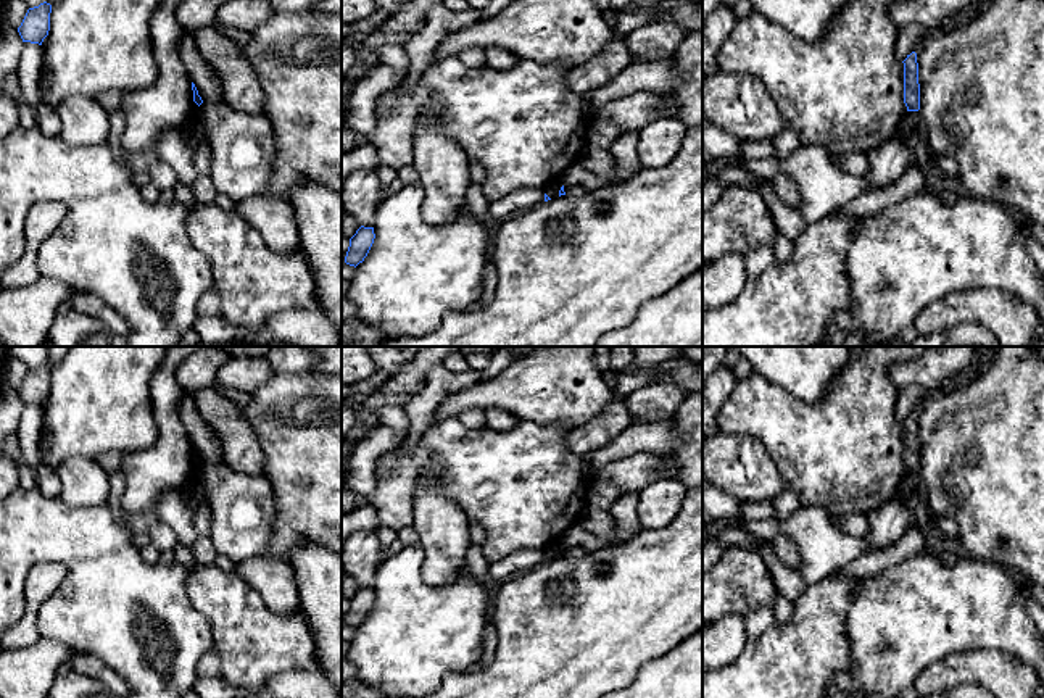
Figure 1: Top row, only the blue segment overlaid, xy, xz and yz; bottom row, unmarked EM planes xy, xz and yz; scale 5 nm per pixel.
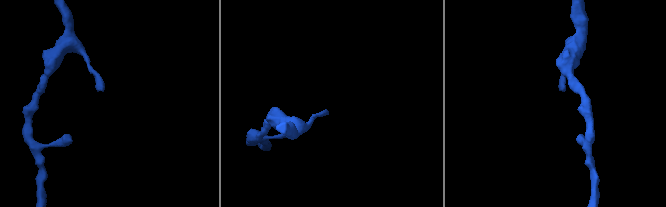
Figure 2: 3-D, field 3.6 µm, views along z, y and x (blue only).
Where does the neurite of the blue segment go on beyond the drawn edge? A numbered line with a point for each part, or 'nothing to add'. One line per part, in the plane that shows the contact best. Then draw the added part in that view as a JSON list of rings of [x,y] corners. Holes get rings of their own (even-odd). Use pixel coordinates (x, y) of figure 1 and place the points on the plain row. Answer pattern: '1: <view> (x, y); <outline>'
nothing to add

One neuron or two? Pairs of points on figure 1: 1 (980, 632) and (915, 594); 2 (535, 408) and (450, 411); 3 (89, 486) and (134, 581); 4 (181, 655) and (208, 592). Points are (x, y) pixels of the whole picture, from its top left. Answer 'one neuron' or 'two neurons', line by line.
1: one neuron
2: one neuron
3: two neurons
4: two neurons

